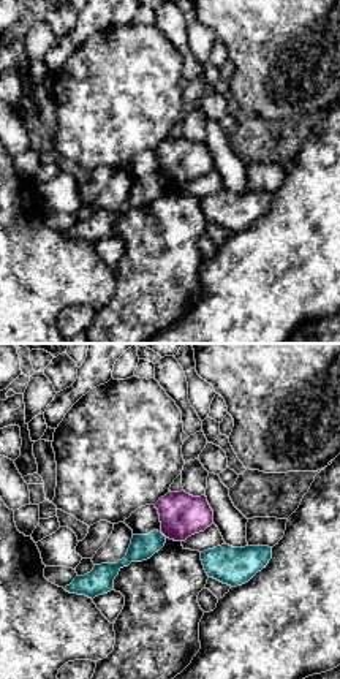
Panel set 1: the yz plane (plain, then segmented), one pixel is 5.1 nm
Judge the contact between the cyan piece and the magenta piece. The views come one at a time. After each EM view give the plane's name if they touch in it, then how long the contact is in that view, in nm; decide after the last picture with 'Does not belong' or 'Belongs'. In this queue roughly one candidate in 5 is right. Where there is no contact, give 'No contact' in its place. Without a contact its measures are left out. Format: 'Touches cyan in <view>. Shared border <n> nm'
Touches cyan in yz. Shared border 50 nm

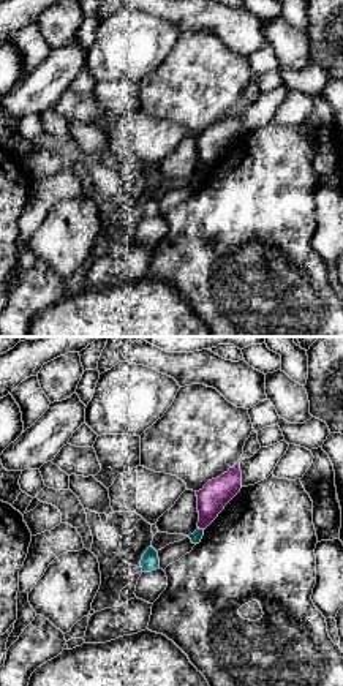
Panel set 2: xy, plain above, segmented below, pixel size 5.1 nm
Touches cyan in xy. Shared border 40 nm

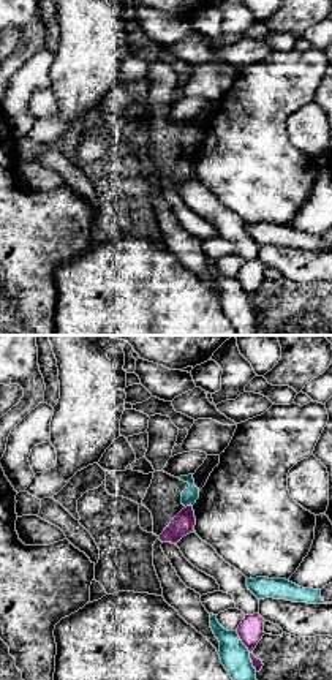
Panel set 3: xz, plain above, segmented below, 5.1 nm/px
Touches cyan in xz. Shared border 240 nm

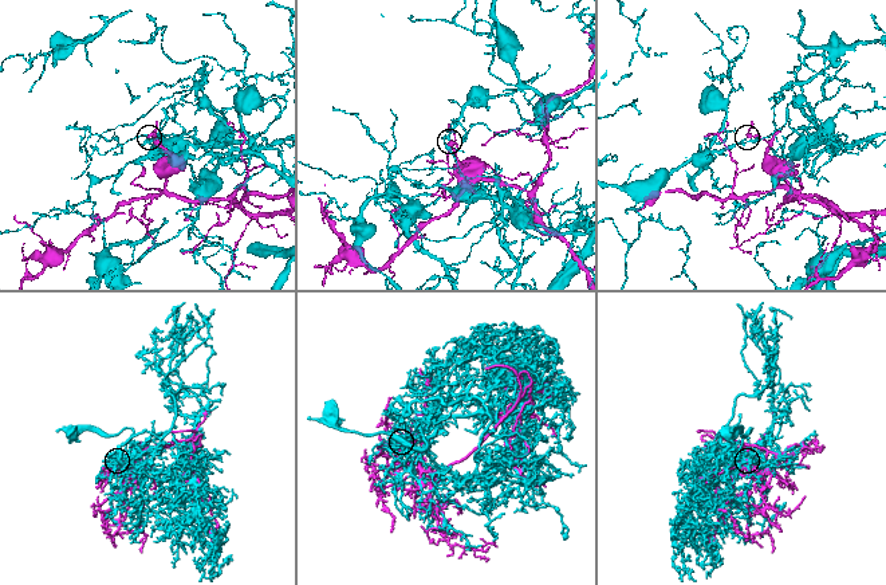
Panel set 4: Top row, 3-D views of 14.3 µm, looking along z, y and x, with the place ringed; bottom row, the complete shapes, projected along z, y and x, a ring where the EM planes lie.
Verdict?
Does not belong

